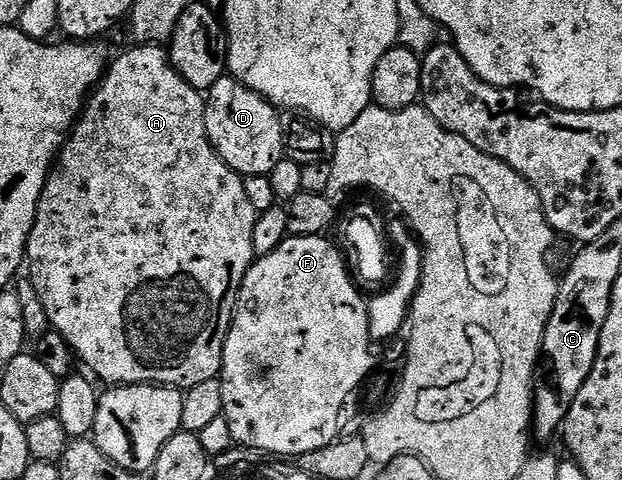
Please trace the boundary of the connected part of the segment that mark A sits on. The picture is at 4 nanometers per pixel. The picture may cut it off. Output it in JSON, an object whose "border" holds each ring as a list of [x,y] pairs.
{"border":[[[134,45],[129,48],[118,60],[111,62],[102,82],[98,84],[96,90],[89,96],[88,102],[74,128],[70,132],[52,170],[50,178],[46,181],[46,192],[42,194],[42,199],[38,203],[38,216],[34,222],[34,228],[30,234],[30,240],[26,246],[25,262],[30,263],[30,275],[34,278],[32,283],[33,290],[38,291],[43,303],[47,309],[47,315],[50,318],[50,326],[55,332],[58,332],[66,340],[67,344],[76,352],[77,358],[82,359],[106,382],[106,385],[129,385],[132,383],[153,383],[163,387],[176,387],[179,389],[191,389],[209,379],[217,379],[222,374],[222,358],[224,357],[224,345],[230,332],[230,325],[234,321],[234,310],[238,304],[238,294],[242,288],[244,277],[248,269],[255,261],[254,246],[252,245],[252,233],[256,229],[256,221],[260,212],[252,207],[246,192],[246,180],[238,172],[233,171],[231,167],[218,154],[218,150],[212,145],[208,137],[206,128],[206,104],[203,92],[197,91],[184,77],[180,75],[170,60],[170,52],[162,45]]]}

